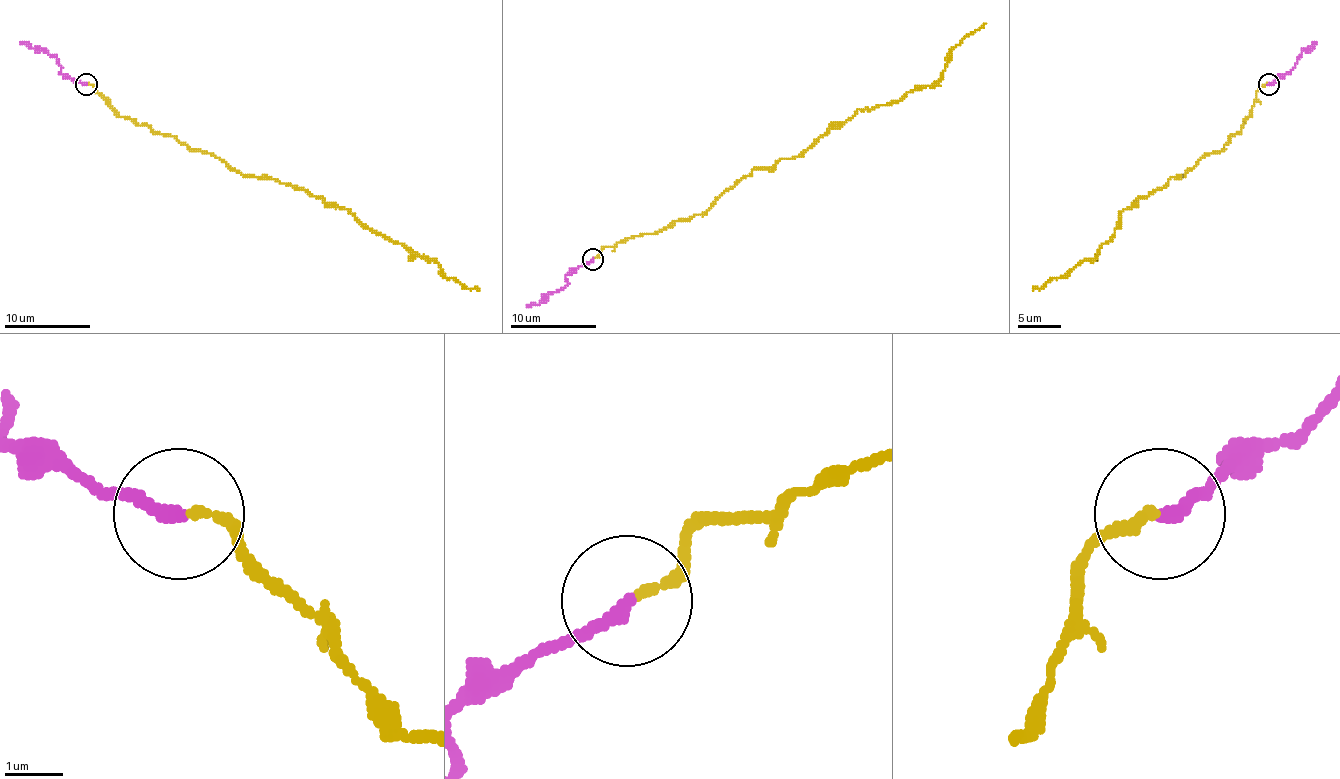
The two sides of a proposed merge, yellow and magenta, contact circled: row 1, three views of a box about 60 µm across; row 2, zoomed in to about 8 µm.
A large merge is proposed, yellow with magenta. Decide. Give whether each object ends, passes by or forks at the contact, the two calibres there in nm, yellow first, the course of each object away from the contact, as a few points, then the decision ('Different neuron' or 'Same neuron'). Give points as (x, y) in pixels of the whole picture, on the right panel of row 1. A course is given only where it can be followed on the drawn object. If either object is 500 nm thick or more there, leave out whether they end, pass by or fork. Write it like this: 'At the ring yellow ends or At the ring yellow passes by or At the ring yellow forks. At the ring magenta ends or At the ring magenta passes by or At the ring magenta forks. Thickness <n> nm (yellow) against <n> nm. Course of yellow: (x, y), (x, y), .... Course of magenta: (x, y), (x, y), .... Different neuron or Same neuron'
At the ring yellow ends. At the ring magenta ends. Thickness 160 nm (yellow) against 240 nm. Course of yellow: (1269, 84), (1256, 93), (1243, 127), (1224, 149), (1207, 153), (1119, 215), (1114, 235), (1095, 256), (1033, 291). Course of magenta: (1269, 84), (1316, 42). Different neuron

